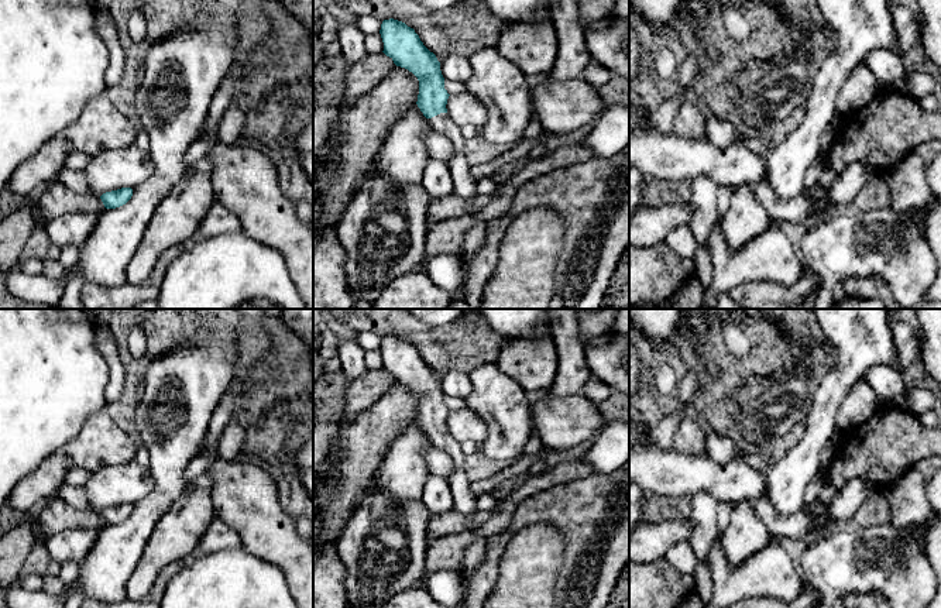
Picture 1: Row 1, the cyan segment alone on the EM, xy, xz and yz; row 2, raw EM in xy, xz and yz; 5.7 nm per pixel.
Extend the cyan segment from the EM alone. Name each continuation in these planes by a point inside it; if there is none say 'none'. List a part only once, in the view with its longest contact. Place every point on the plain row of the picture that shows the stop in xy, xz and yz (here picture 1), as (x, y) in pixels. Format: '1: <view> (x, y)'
1: xz (464, 501)

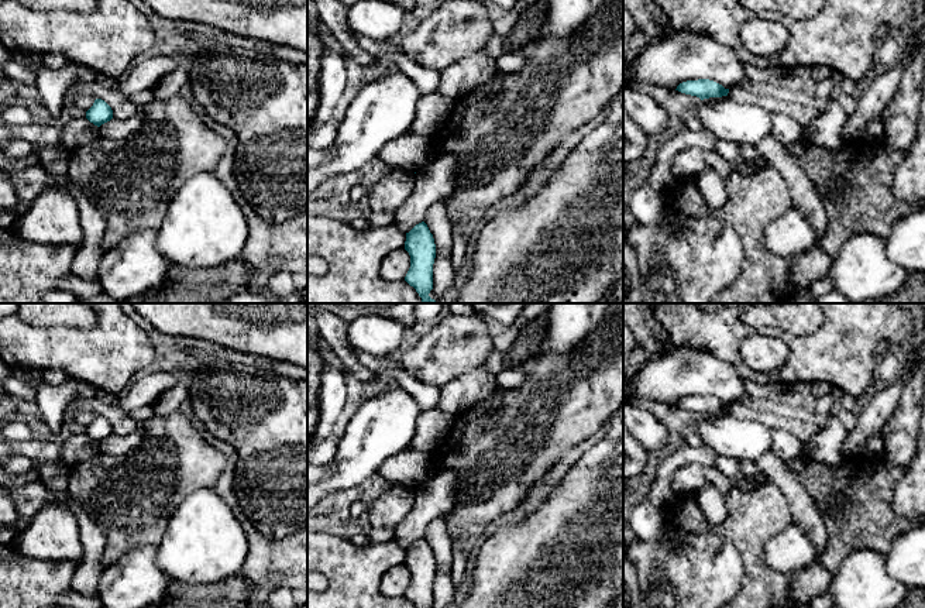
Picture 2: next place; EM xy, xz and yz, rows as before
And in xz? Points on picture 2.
none

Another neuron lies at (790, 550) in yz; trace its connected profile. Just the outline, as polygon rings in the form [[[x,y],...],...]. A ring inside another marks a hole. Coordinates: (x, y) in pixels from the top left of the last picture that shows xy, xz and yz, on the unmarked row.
[[[794,523],[771,537],[764,546],[767,567],[778,573],[802,570],[816,557],[816,547],[804,529]]]

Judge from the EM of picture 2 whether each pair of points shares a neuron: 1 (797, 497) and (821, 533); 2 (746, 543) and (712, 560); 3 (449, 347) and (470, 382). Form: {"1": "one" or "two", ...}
{"1": "one", "2": "two", "3": "two"}

